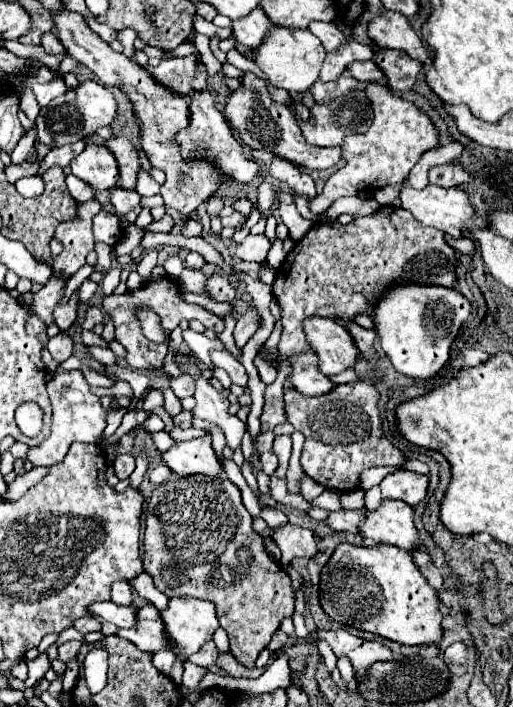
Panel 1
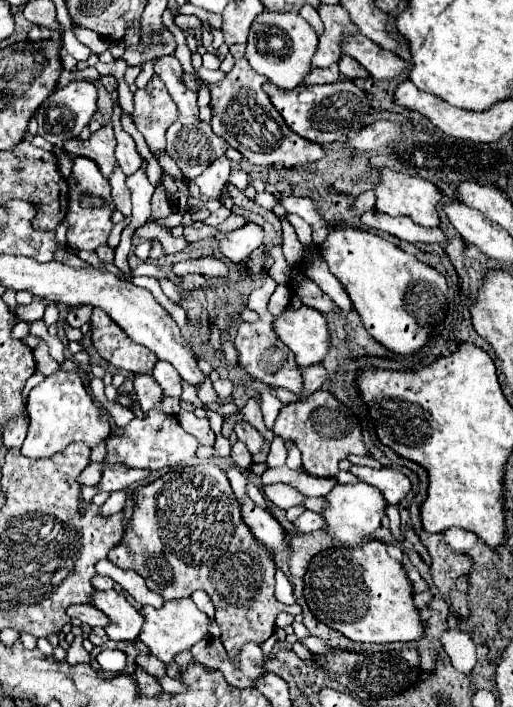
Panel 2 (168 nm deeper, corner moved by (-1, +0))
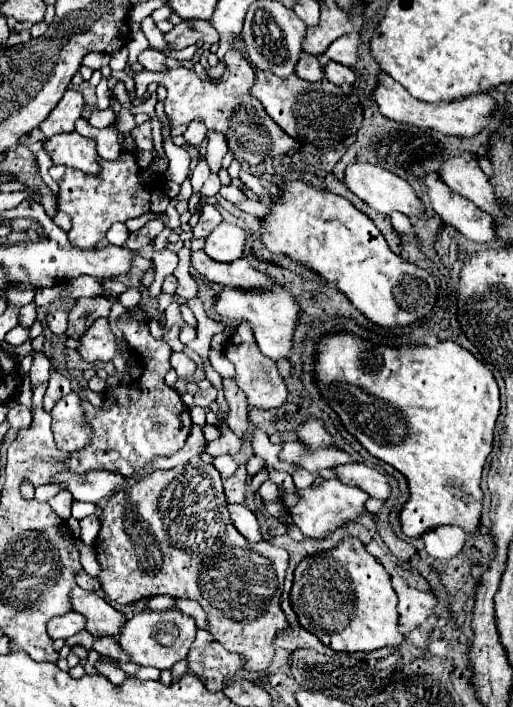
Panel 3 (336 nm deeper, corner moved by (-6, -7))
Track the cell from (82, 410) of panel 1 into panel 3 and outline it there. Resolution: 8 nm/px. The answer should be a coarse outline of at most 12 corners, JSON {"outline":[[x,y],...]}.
{"outline":[[73,391],[55,403],[51,431],[59,449],[91,445],[93,429]]}

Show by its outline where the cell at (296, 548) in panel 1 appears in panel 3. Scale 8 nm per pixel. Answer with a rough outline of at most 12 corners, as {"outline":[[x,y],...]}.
{"outline":[[231,505],[231,521],[251,543],[263,541],[261,523],[245,505]]}

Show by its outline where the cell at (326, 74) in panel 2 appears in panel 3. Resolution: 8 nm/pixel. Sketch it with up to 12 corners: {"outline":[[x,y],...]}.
{"outline":[[303,53],[297,77],[325,81],[319,59]]}

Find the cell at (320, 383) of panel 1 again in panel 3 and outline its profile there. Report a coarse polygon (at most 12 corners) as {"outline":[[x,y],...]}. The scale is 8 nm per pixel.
{"outline":[[241,323],[227,339],[237,385],[251,407],[281,407],[289,395],[277,369]]}

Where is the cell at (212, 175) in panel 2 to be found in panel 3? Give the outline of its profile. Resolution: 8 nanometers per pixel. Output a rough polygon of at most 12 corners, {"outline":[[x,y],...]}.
{"outline":[[209,131],[207,163],[213,175],[219,173],[227,153],[225,135]]}

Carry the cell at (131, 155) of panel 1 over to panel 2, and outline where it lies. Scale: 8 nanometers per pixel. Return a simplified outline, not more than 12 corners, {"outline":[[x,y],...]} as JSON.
{"outline":[[104,124],[88,140],[66,140],[64,152],[84,156],[110,176],[116,164],[114,130]]}

